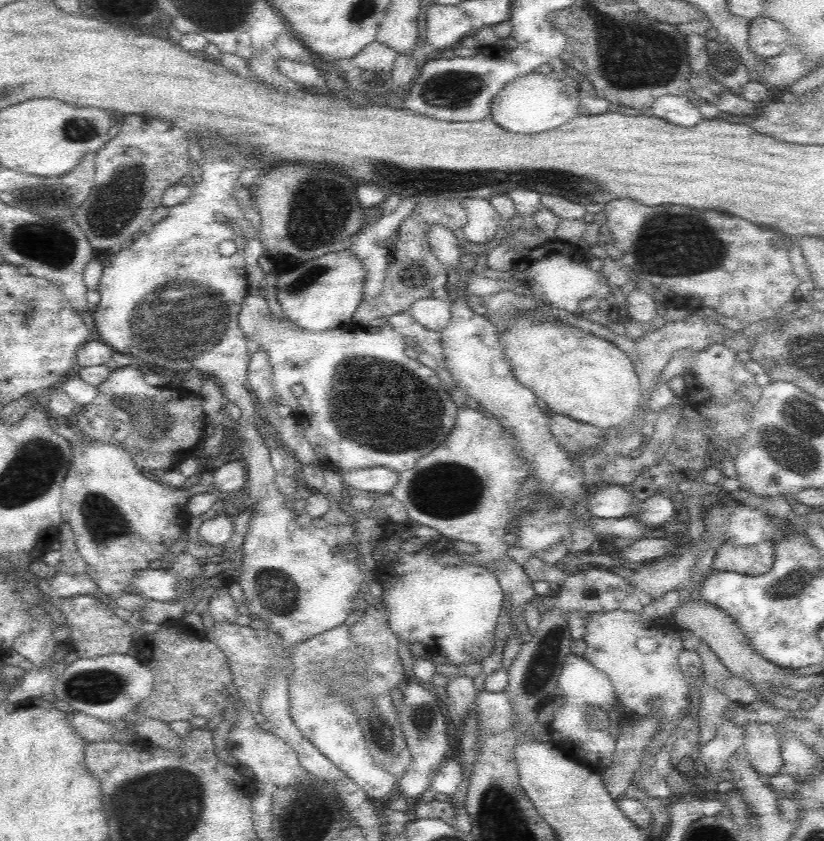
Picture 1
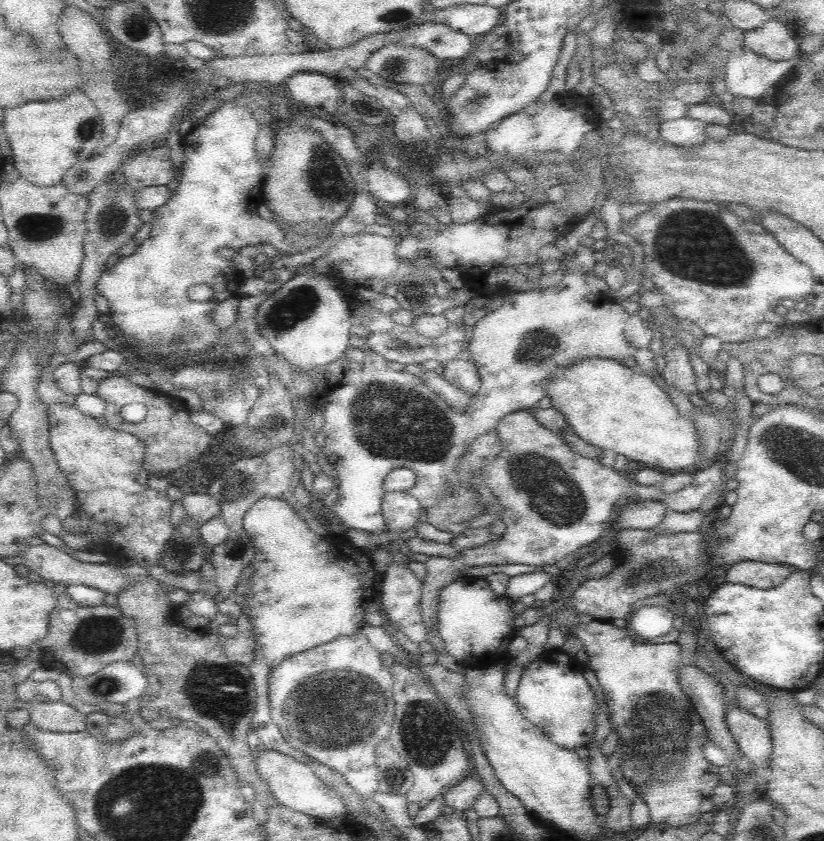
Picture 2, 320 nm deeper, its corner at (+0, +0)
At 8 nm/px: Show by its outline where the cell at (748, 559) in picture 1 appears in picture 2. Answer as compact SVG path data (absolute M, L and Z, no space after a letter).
M760 561L740 562L726 572L728 583L745 584L750 588L766 590L782 584L792 572L784 564L764 564Z

